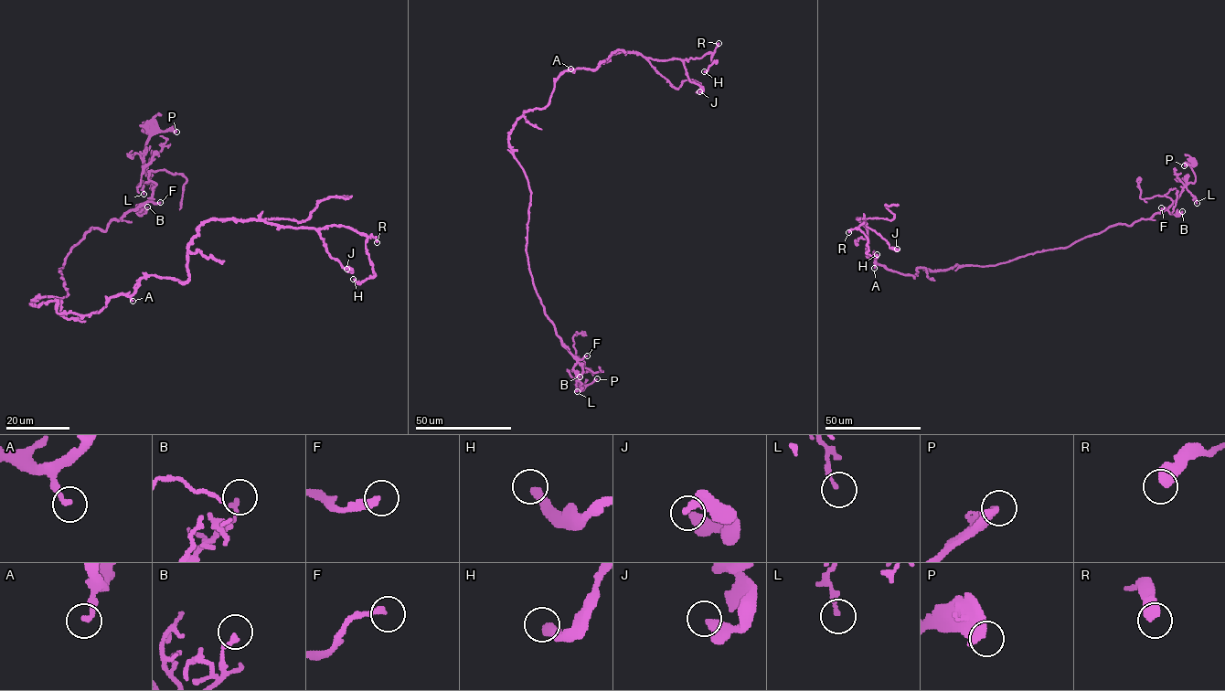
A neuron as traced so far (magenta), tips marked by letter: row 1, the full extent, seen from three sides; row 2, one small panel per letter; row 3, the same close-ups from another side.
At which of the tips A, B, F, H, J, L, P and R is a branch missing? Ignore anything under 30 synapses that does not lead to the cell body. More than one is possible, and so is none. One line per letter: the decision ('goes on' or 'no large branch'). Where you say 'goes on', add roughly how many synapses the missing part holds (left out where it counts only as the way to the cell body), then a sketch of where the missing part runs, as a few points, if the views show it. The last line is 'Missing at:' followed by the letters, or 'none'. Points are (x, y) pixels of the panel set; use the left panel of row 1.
A: no large branch
B: no large branch
F: goes on; about 40 synapses; missing branch runs (160, 202), (173, 196), (174, 185), (168, 175), (181, 173), (178, 171)
H: no large branch
J: no large branch
L: no large branch
P: no large branch
R: no large branch
Missing at: F

